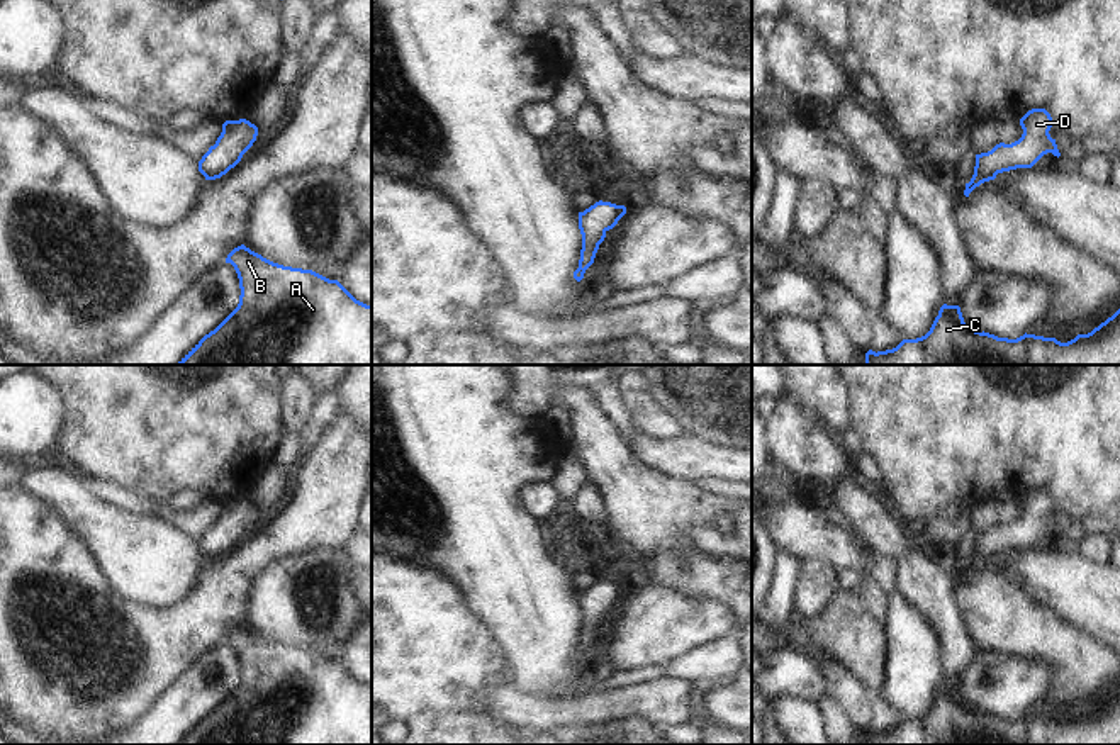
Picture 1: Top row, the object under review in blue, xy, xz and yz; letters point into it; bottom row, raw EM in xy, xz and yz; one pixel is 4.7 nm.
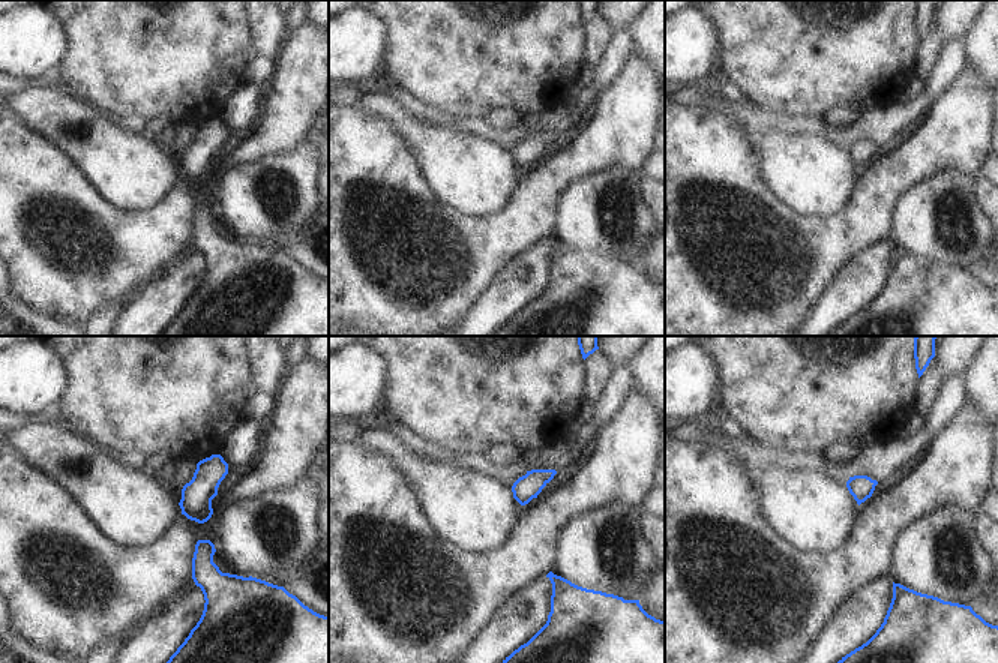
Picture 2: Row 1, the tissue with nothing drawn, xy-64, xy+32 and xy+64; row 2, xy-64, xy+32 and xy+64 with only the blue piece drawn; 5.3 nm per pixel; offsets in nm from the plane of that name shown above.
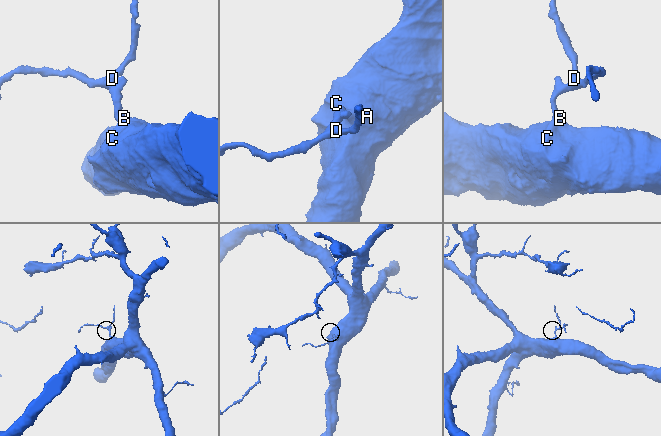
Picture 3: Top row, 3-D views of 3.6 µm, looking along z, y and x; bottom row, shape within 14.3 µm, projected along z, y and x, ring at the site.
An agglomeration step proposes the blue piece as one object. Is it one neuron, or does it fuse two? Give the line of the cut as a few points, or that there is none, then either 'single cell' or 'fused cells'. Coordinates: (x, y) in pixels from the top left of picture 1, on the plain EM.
cut none; single cell

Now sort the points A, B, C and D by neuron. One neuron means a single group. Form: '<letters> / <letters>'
A B C D

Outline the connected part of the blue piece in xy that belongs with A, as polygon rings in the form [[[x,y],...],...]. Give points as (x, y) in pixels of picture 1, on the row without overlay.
[[[244,625],[234,628],[226,643],[238,653],[239,684],[178,745],[372,745],[372,686],[356,681],[338,660],[273,643]]]

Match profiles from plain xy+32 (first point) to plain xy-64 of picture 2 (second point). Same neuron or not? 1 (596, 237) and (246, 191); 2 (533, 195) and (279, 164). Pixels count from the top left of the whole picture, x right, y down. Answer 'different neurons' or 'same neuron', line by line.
1: same neuron
2: different neurons

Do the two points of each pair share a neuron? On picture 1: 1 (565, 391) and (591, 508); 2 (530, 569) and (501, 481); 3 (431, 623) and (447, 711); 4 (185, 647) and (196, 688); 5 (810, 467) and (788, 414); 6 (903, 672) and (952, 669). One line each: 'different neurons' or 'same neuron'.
1: different neurons
2: same neuron
3: same neuron
4: different neurons
5: same neuron
6: different neurons

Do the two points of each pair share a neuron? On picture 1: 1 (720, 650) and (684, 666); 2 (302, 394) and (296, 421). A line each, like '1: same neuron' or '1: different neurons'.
1: same neuron
2: same neuron

